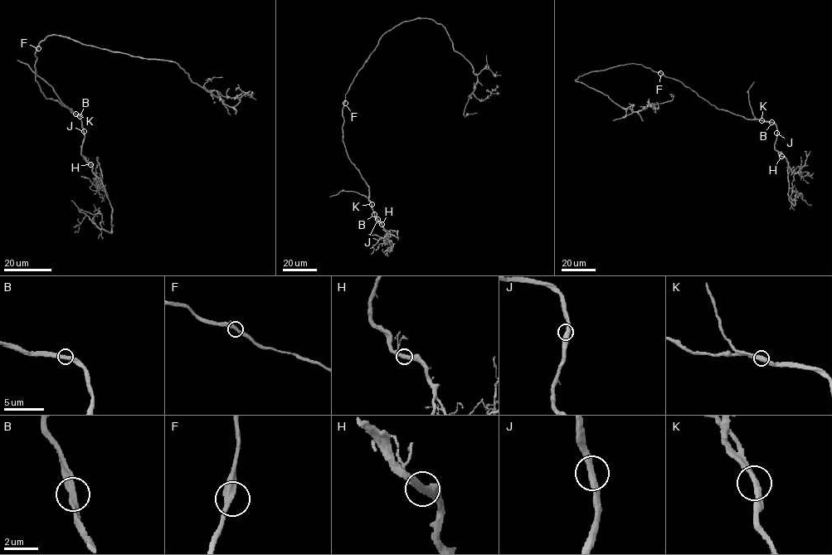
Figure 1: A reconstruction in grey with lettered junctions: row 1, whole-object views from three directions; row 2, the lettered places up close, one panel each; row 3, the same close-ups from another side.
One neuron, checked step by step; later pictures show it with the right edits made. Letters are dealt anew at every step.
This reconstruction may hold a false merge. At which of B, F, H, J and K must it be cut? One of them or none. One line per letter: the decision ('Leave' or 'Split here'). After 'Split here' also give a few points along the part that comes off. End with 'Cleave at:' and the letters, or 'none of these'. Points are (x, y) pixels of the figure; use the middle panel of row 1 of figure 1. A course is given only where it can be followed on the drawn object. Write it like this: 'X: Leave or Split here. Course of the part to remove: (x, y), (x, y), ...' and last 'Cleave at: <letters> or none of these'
B: Leave
F: Leave
H: Leave
J: Leave
K: Leave
Cleave at: none of these

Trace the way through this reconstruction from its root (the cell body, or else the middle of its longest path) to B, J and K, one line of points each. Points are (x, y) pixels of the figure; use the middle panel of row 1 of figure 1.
B: (344, 103), (343, 142), (348, 158), (369, 187), (369, 202), (374, 214)
J: (344, 103), (343, 142), (348, 158), (369, 187), (369, 202), (377, 219)
K: (344, 103), (343, 142), (348, 158), (369, 187), (372, 204)

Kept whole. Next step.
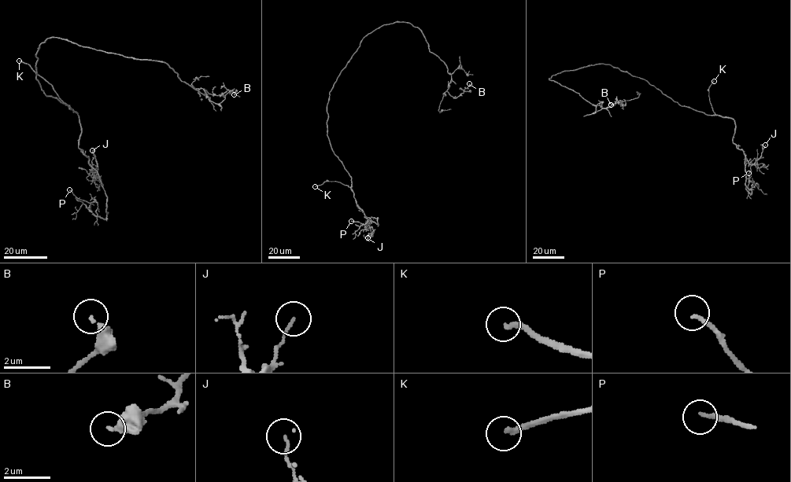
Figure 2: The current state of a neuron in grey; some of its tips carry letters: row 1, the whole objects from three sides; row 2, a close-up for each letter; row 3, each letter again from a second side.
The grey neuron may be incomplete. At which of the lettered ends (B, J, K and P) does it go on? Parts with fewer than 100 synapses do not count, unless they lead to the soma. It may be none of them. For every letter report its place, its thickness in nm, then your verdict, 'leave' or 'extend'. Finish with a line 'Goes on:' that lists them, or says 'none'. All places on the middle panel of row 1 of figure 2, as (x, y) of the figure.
B: place (469, 83); calibre 240 nm; leave
J: place (367, 237); calibre 110 nm; leave
K: place (315, 186); calibre 240 nm; extend
P: place (351, 221); calibre 170 nm; leave
Goes on: K

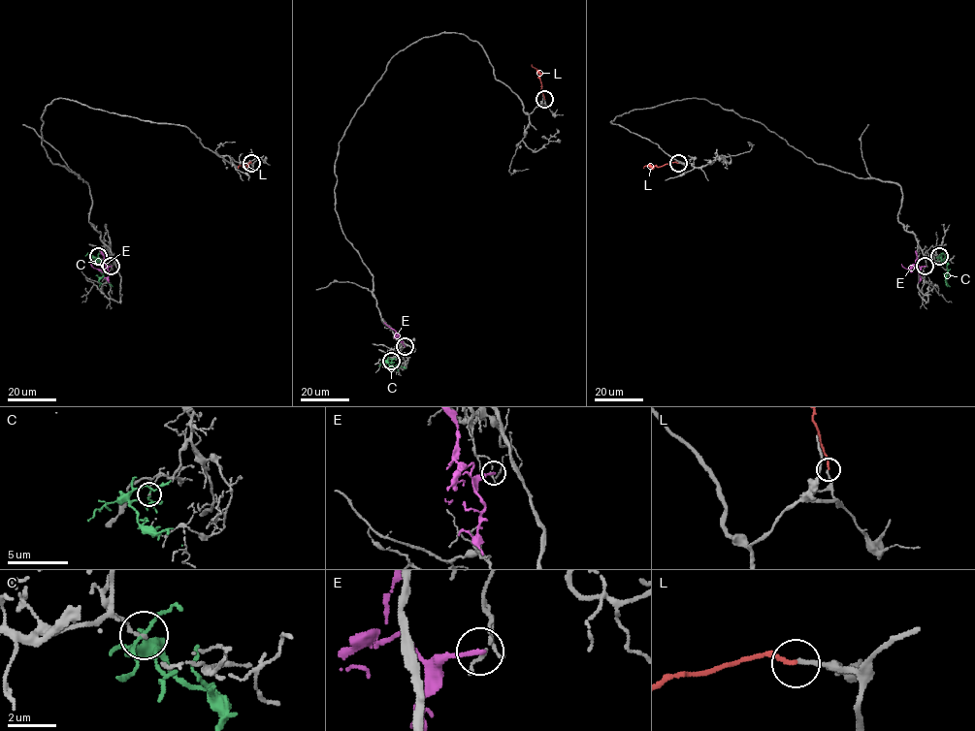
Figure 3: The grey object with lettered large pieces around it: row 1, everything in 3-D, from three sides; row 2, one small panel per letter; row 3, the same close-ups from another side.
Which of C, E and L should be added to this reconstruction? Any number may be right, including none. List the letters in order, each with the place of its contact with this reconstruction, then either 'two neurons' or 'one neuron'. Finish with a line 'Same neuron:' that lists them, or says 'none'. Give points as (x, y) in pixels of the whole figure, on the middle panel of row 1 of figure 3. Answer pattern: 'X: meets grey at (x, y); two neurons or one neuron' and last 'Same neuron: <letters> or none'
C: meets grey at (391, 361); two neurons
E: meets grey at (405, 346); two neurons
L: meets grey at (544, 99); one neuron
Same neuron: L

